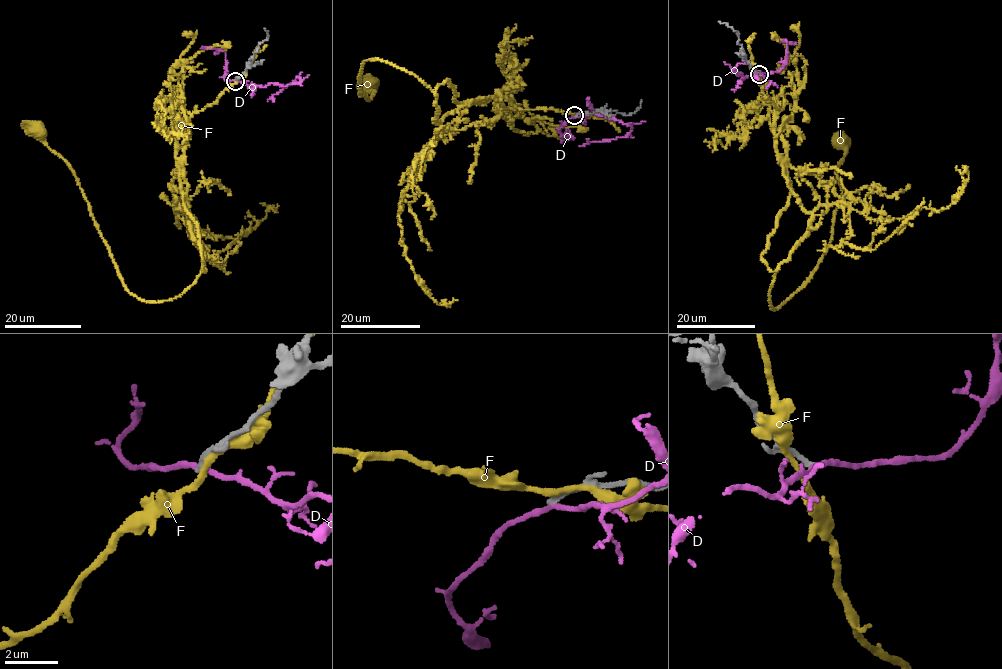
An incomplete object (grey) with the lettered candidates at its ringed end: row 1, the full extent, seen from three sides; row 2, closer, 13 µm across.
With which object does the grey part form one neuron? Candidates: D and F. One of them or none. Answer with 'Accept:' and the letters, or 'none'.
Accept: none

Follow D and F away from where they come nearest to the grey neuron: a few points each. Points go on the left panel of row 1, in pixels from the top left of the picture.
D: (236, 80), (249, 86), (286, 85), (298, 83), (300, 77), (267, 101)
F: (238, 77), (186, 124), (184, 206), (203, 266), (194, 283), (164, 300), (126, 289), (73, 171), (35, 131)

